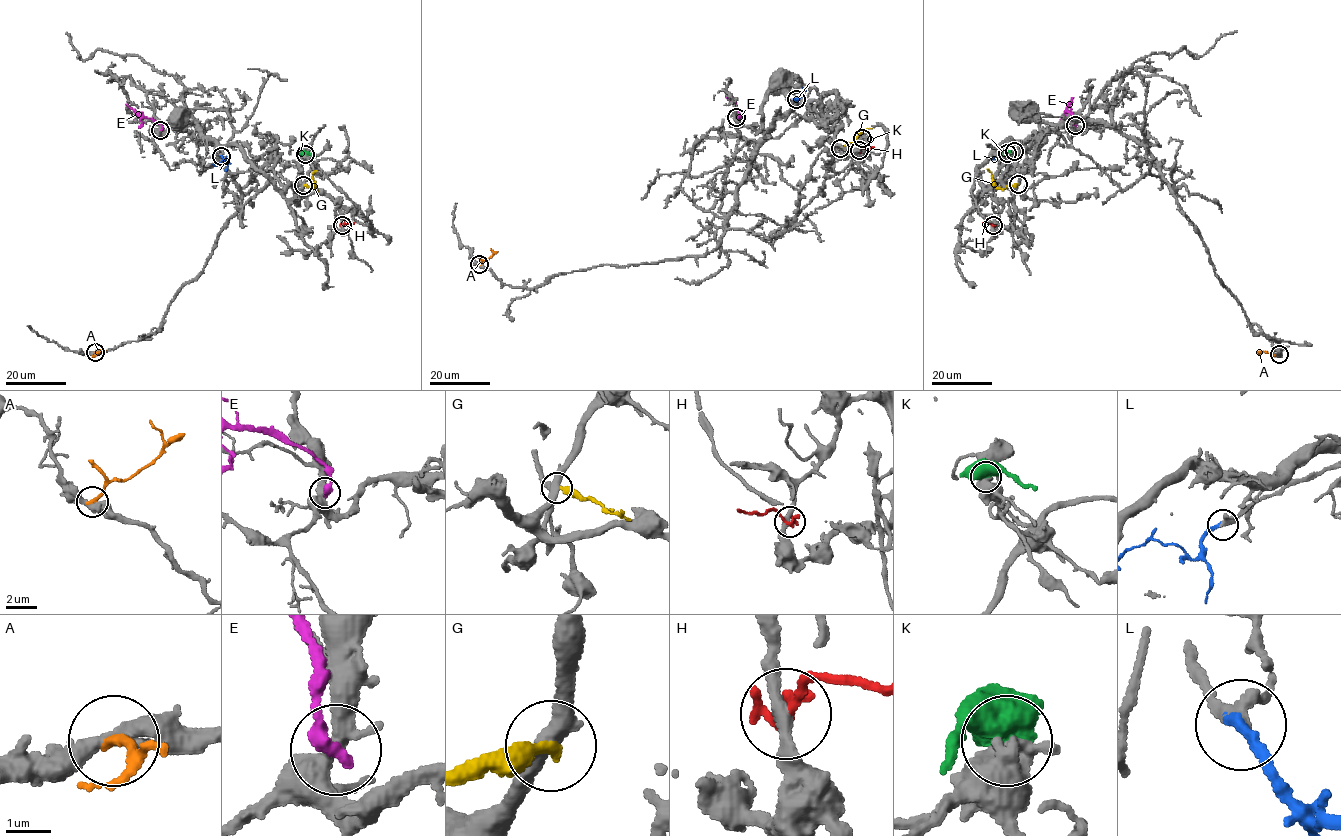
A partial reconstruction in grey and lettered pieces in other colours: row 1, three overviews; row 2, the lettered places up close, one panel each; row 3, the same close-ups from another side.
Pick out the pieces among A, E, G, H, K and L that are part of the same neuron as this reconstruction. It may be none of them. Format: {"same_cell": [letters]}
{"same_cell": ["L"]}

